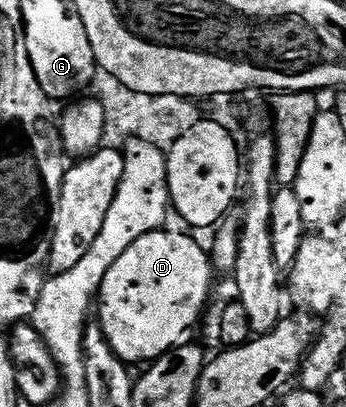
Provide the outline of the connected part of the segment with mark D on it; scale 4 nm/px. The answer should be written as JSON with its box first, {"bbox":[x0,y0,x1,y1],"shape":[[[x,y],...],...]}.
{"bbox":[97,229,211,365],"shape":[[[160,229],[133,241],[117,261],[105,273],[105,281],[99,287],[97,296],[97,324],[104,333],[108,345],[117,358],[127,365],[146,364],[167,354],[168,351],[184,342],[183,334],[194,325],[207,303],[207,294],[211,291],[211,256],[195,239],[187,235],[178,235],[175,231]]]}

